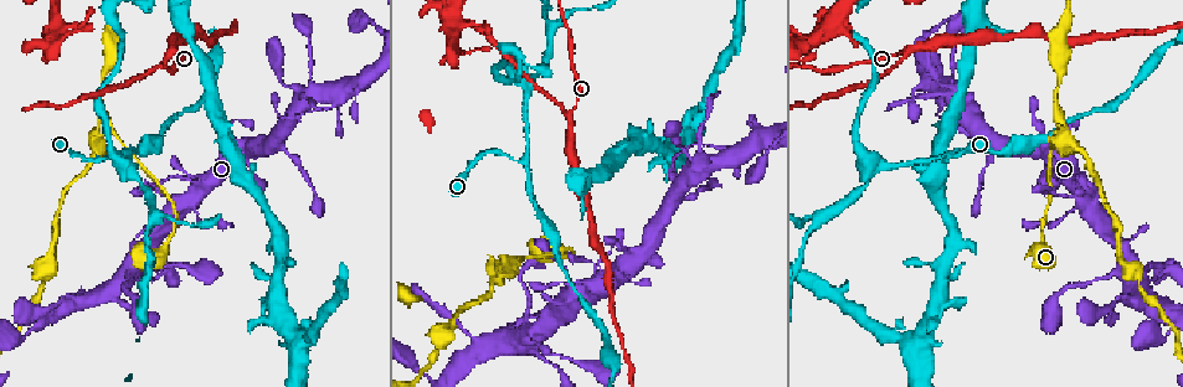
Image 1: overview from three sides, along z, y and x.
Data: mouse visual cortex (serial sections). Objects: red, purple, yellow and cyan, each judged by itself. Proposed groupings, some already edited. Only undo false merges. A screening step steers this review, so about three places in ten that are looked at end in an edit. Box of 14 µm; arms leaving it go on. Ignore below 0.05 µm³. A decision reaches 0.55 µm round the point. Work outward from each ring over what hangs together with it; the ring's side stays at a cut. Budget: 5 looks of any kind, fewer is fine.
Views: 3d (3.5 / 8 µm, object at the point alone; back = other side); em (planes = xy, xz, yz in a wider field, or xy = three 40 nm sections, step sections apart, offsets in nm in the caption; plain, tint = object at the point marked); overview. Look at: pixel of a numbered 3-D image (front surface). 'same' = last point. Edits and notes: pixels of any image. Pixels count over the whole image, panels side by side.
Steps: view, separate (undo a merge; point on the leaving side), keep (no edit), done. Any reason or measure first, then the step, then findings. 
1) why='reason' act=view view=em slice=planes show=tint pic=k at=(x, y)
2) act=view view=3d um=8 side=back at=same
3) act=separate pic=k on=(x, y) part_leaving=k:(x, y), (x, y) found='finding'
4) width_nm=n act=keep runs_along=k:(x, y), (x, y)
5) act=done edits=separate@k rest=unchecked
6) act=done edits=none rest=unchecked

why='arms part here' act=view view=3d um=3.5 side=back pic=1 at=(570, 116)

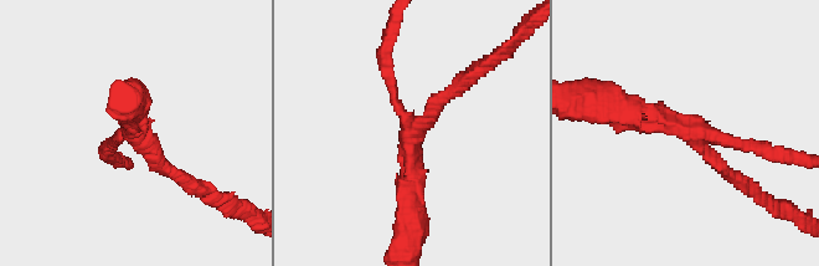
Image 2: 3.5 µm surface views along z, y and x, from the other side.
why='need the tissue' act=view view=em slice=xy step=2 show=tint pic=2 at=(695, 132)

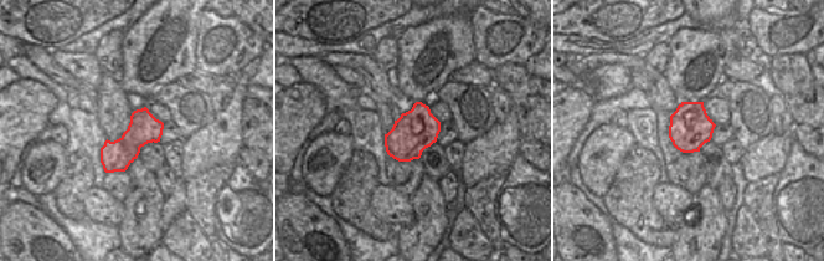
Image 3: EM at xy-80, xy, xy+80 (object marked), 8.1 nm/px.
width_nm=340 act=keep runs_along=2:(763, 151), (617, 108) found='one cell here'

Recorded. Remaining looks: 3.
why='sharp bend' act=view view=3d um=3.5 pic=1 at=(125, 152)

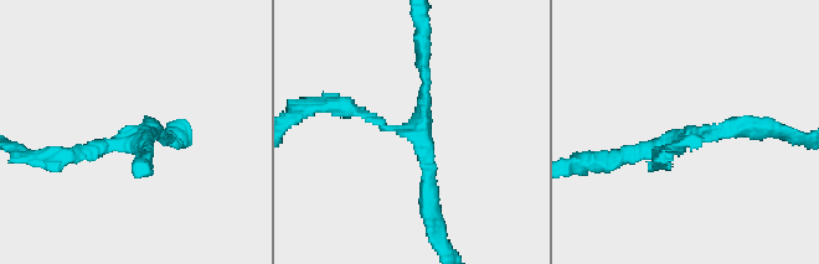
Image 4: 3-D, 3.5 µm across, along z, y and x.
act=view view=em slice=xy step=5 show=tint pic=4 at=(415, 125)

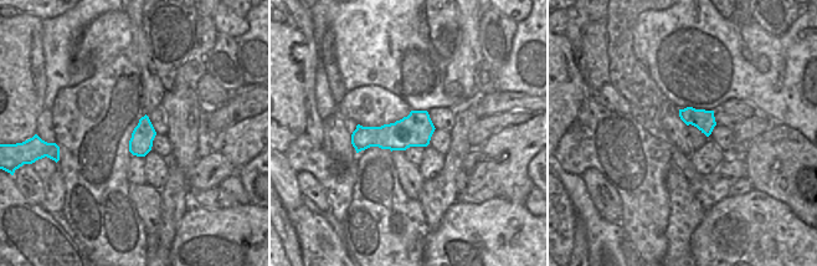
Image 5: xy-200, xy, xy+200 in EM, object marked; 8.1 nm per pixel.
act=keep runs_along=4:(58, 159), (120, 143), (147, 159) found='all the same cell'

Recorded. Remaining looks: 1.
act=done edits=none rest=unchecked

